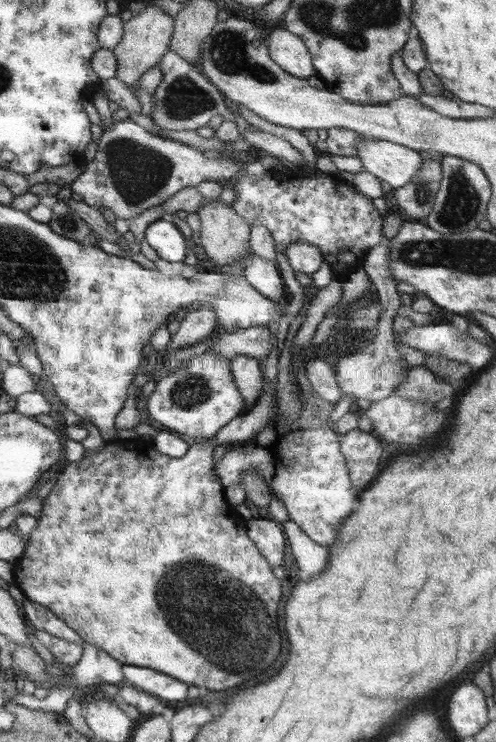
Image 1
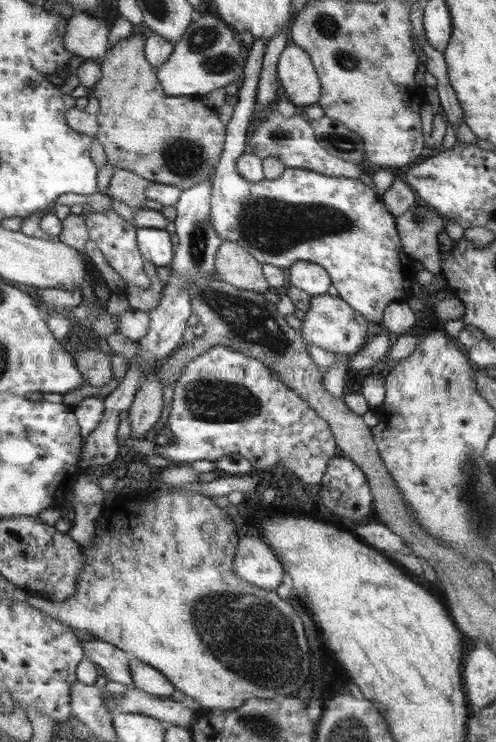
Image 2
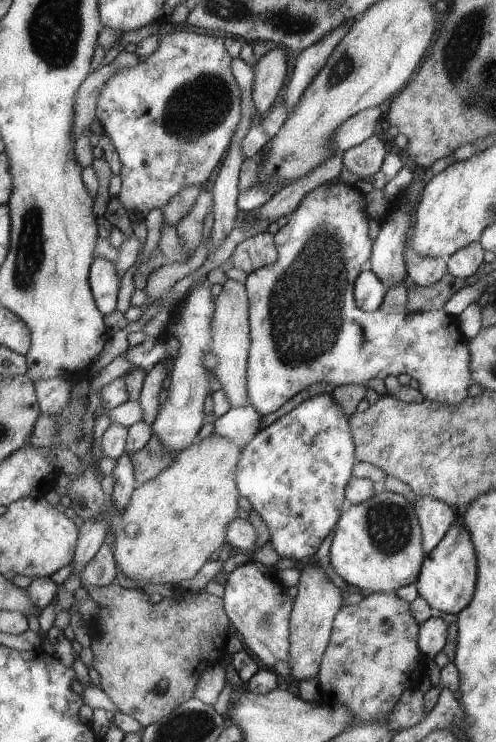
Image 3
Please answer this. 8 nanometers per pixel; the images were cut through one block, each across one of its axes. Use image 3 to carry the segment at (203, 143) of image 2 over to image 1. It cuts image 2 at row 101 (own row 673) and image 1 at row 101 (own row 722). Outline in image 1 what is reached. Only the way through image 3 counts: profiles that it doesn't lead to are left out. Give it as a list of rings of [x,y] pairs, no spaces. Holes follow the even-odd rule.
[[[147,3],[147,6],[138,15],[133,16],[123,24],[121,41],[112,49],[117,58],[117,73],[115,76],[123,80],[136,95],[142,105],[142,114],[150,114],[155,100],[153,100],[153,92],[145,92],[140,87],[140,80],[146,72],[158,66],[163,60],[165,53],[169,50],[169,45],[172,43],[174,32],[175,18],[162,8]]]

